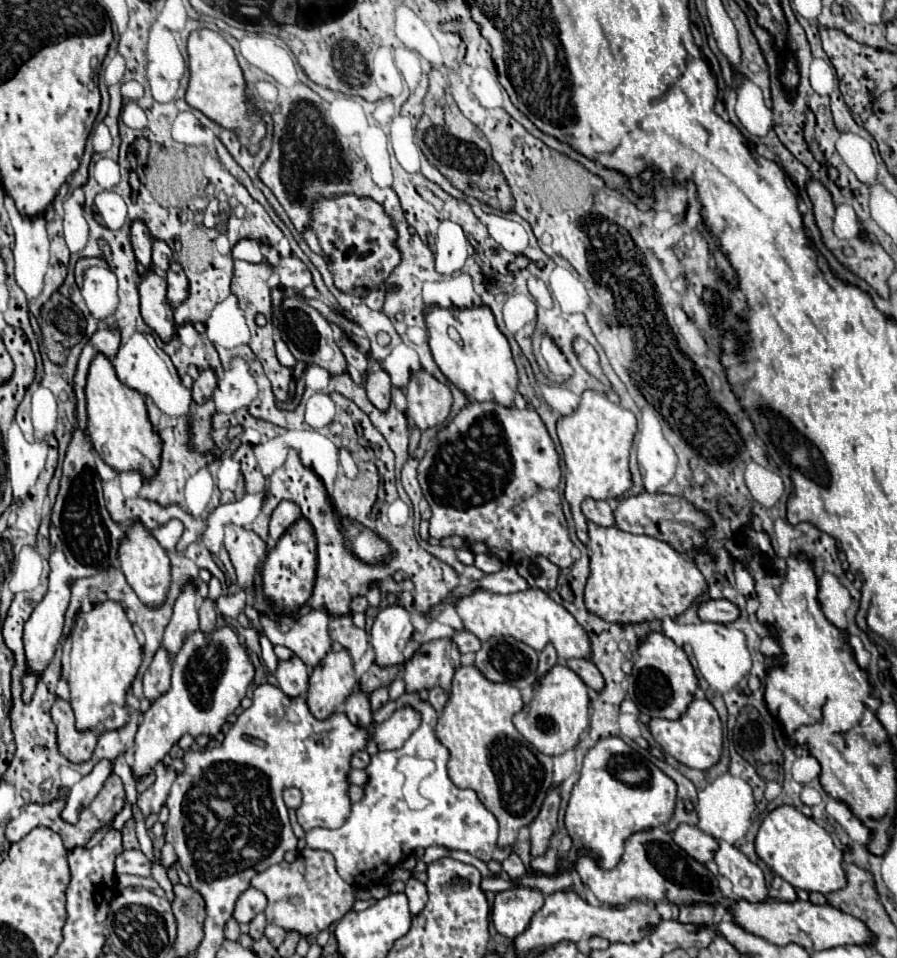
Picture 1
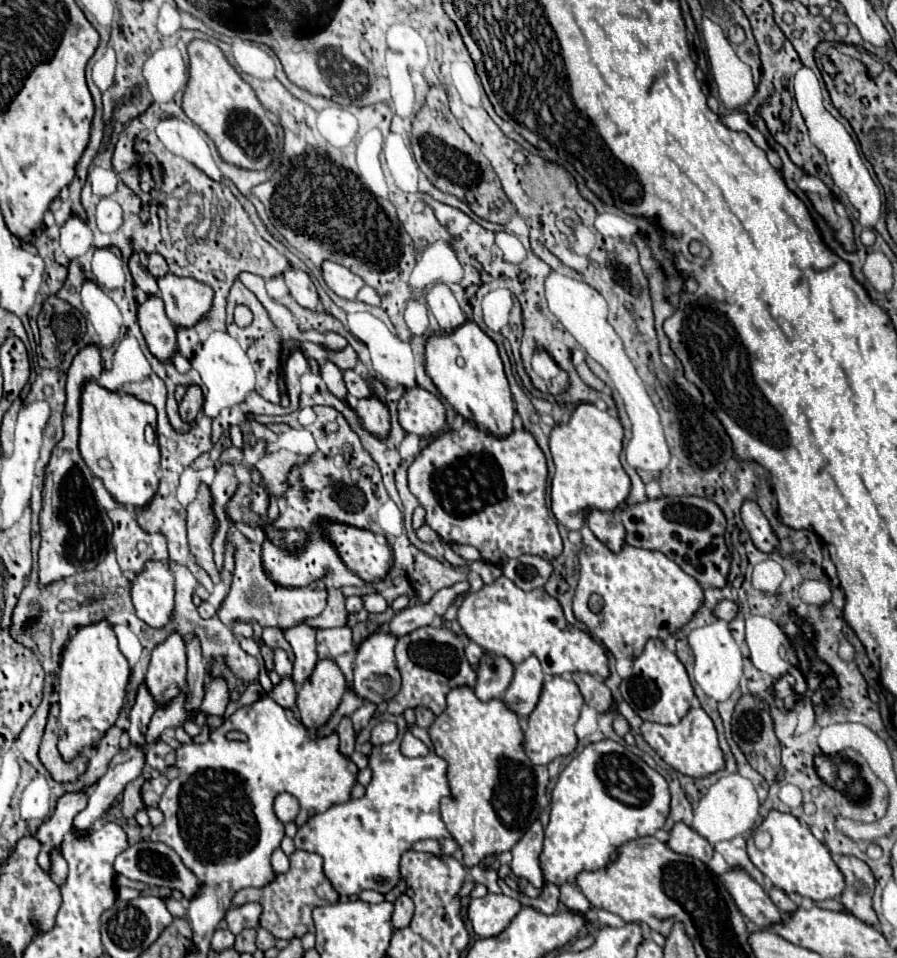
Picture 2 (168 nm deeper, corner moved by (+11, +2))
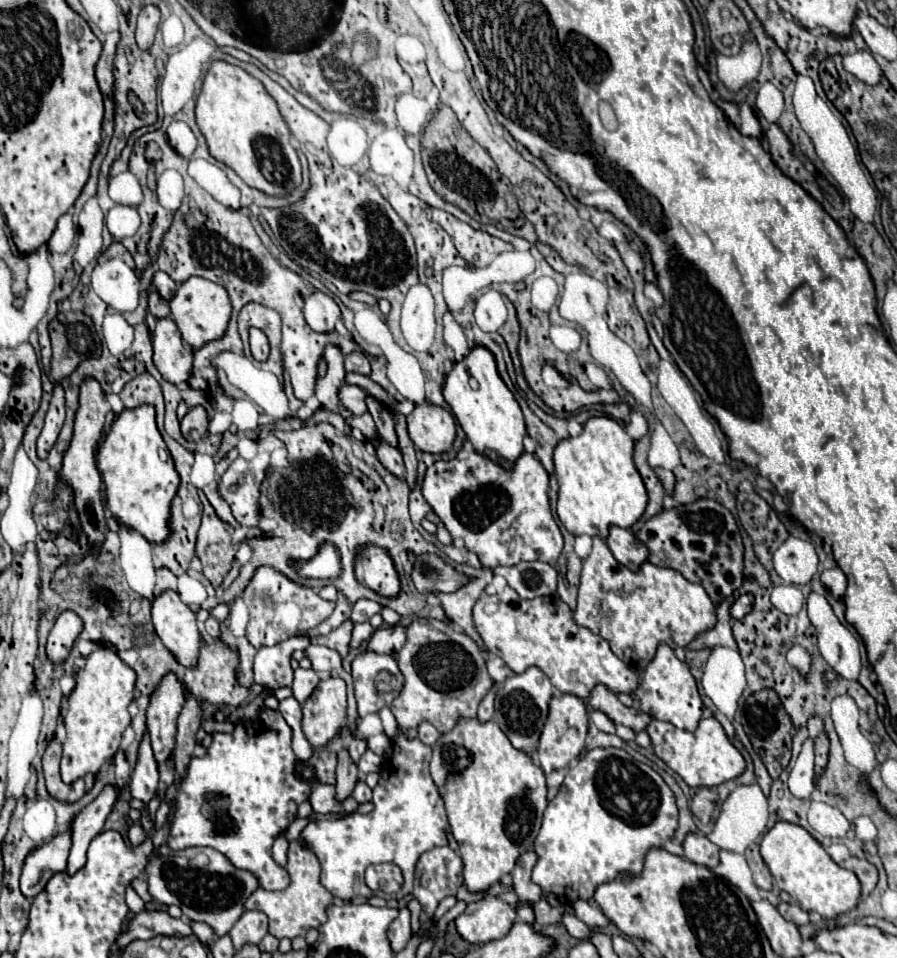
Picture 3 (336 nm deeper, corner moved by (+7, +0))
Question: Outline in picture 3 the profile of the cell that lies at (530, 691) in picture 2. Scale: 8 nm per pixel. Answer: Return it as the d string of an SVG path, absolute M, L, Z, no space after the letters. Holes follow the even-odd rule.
M530 666L526 672L506 678L504 688L500 686L500 690L496 694L494 720L500 724L504 734L508 734L512 746L516 746L518 750L524 750L528 754L532 754L536 750L540 730L548 716L548 700L552 698L552 694L554 694L554 690L552 690L552 684L548 682L548 676L536 666Z

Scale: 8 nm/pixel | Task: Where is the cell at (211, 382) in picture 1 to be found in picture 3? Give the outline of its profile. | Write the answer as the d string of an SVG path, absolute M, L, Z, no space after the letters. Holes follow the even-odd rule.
M194 406L188 410L180 424L186 440L200 440L208 432L208 414L202 406Z

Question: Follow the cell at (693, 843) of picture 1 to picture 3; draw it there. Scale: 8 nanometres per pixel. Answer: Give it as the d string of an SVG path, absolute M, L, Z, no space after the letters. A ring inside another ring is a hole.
M696 832L686 834L682 846L684 846L684 858L688 858L690 862L696 862L696 864L702 864L702 866L708 866L708 868L714 868L720 862L718 860L720 848L716 844L712 844L702 834L696 834Z

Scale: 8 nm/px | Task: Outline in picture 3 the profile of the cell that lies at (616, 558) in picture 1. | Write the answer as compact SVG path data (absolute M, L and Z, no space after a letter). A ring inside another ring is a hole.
M594 536L592 552L582 566L574 622L602 636L626 666L642 672L654 658L658 644L684 648L694 636L716 624L716 614L712 600L700 584L688 582L672 568L660 568L650 562L644 562L640 570L620 566L606 542Z

